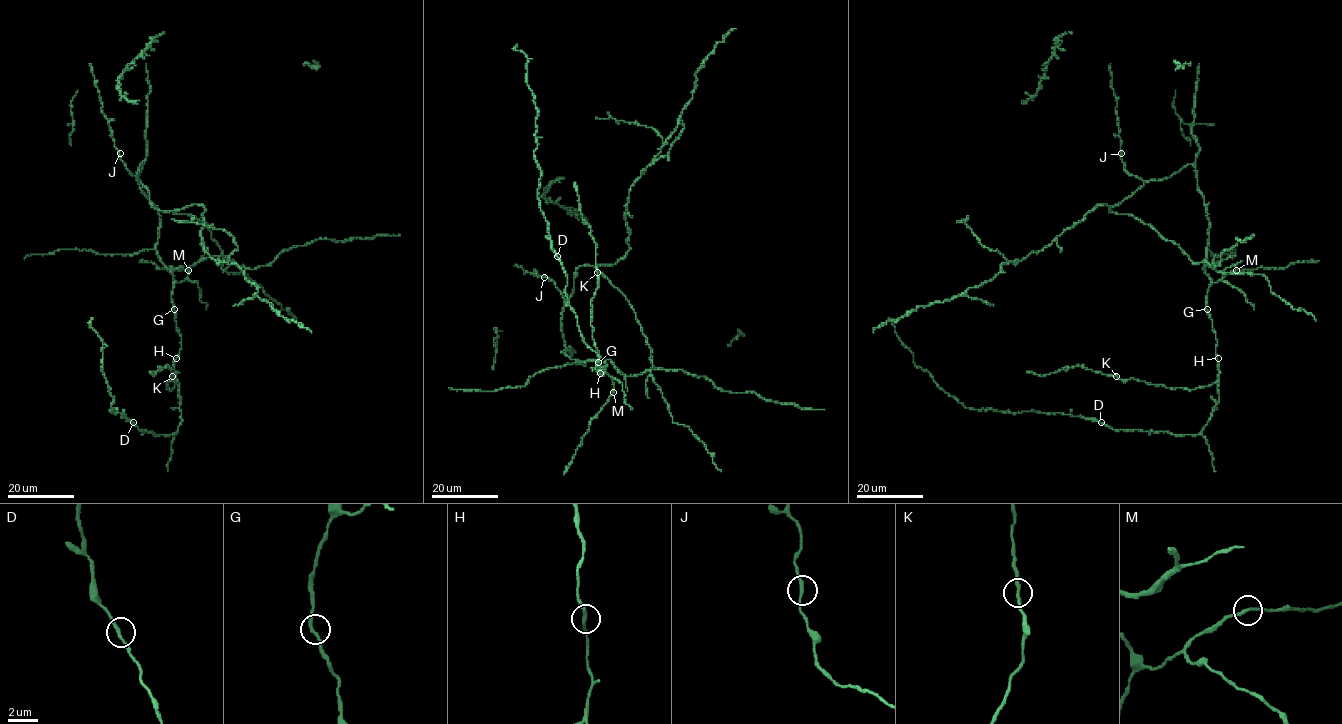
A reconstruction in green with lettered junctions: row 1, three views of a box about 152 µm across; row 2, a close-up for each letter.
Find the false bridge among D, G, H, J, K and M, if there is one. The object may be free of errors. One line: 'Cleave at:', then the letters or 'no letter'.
Cleave at: no letter

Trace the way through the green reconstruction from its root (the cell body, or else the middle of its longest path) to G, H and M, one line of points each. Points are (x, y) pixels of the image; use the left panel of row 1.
G: (165, 266), (173, 276), (174, 309)
H: (165, 266), (173, 276), (171, 302), (181, 337), (181, 350), (176, 358)
M: (165, 266), (179, 283), (186, 279), (188, 269)

